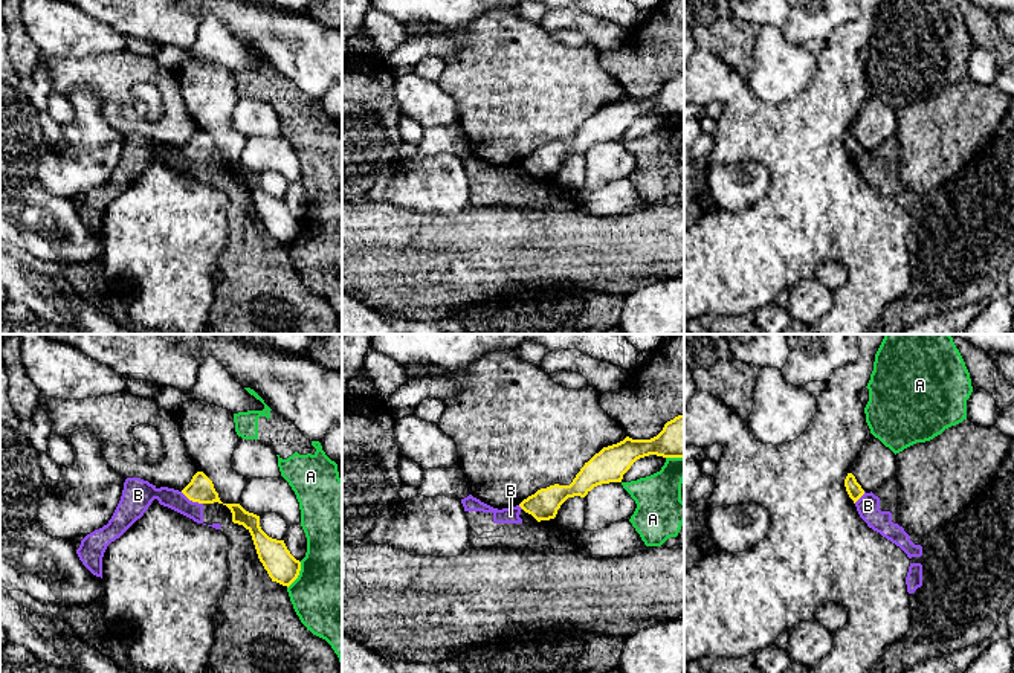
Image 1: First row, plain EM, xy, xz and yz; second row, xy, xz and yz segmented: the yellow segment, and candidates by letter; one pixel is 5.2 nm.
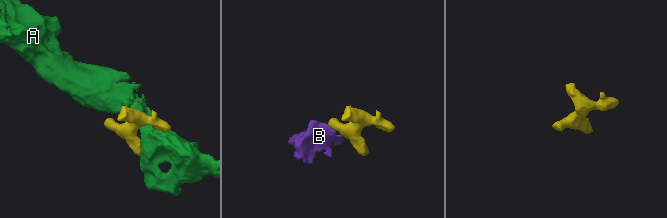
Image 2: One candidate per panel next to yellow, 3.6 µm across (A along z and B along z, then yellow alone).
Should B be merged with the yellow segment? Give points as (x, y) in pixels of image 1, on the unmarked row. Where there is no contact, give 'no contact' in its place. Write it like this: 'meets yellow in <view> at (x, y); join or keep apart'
meets yellow in xy at (191, 157); keep apart

